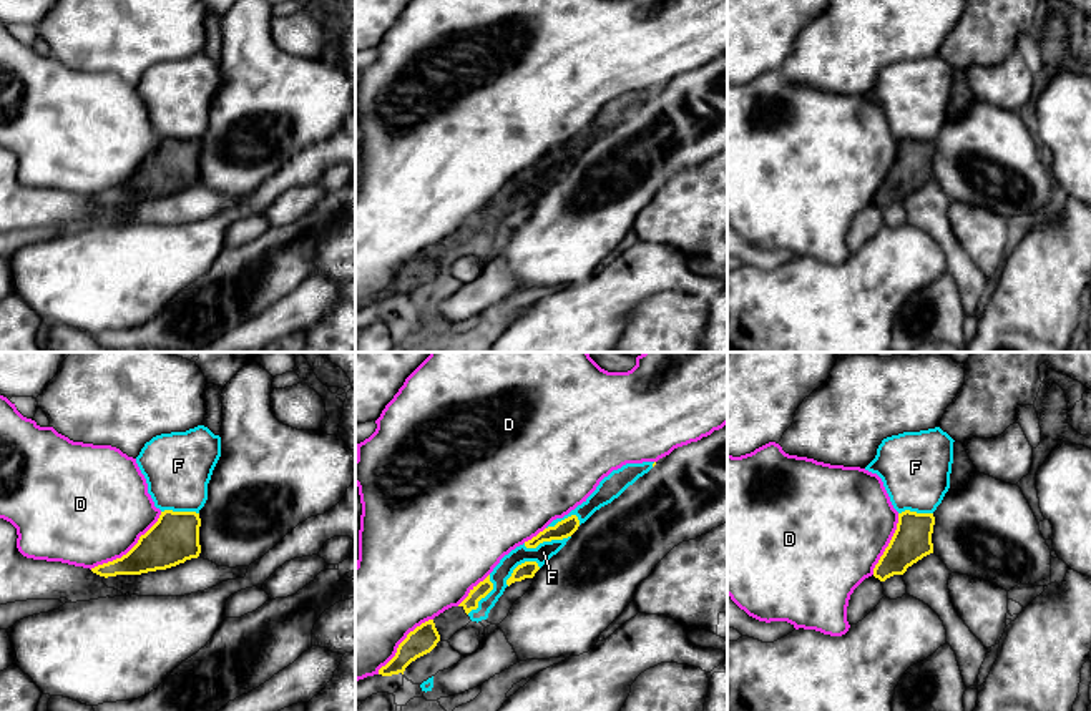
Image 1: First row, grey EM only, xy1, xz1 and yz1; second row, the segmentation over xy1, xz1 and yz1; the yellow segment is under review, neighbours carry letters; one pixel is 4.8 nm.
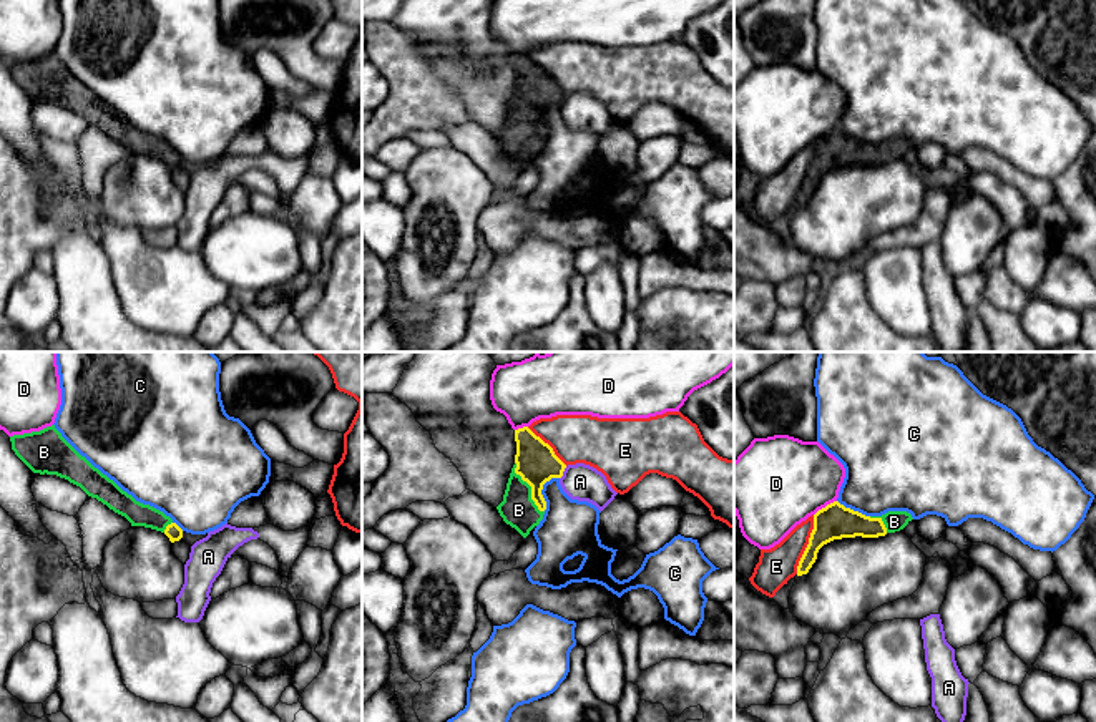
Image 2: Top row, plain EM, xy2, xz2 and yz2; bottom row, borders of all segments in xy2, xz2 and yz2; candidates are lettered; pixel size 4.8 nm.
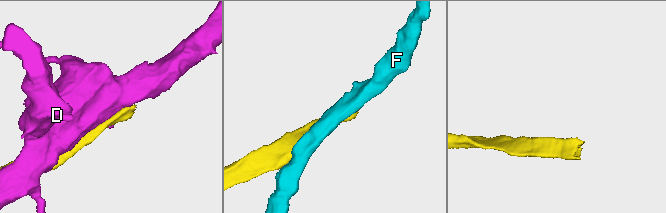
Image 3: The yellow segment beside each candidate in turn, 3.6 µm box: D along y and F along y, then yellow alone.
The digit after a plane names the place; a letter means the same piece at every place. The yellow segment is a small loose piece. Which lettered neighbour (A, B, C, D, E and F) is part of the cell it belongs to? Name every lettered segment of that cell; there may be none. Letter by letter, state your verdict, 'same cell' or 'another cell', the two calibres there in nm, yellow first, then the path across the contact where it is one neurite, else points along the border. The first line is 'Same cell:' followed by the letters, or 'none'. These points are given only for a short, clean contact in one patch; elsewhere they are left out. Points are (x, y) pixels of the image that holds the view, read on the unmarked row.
Same cell: B
A: another cell | 200/180 nm | along xz2 (567, 95), (560, 107)
B: same cell | 200/170 nm | across xz2 (537, 92), (532, 97), (532, 117), (518, 138)
C: another cell | 200/280 nm | along xz2 (558, 105), (543, 113), (543, 138)
D: another cell | 240/500 nm
E: another cell | 170/180 nm
F: another cell | 90/90 nm

